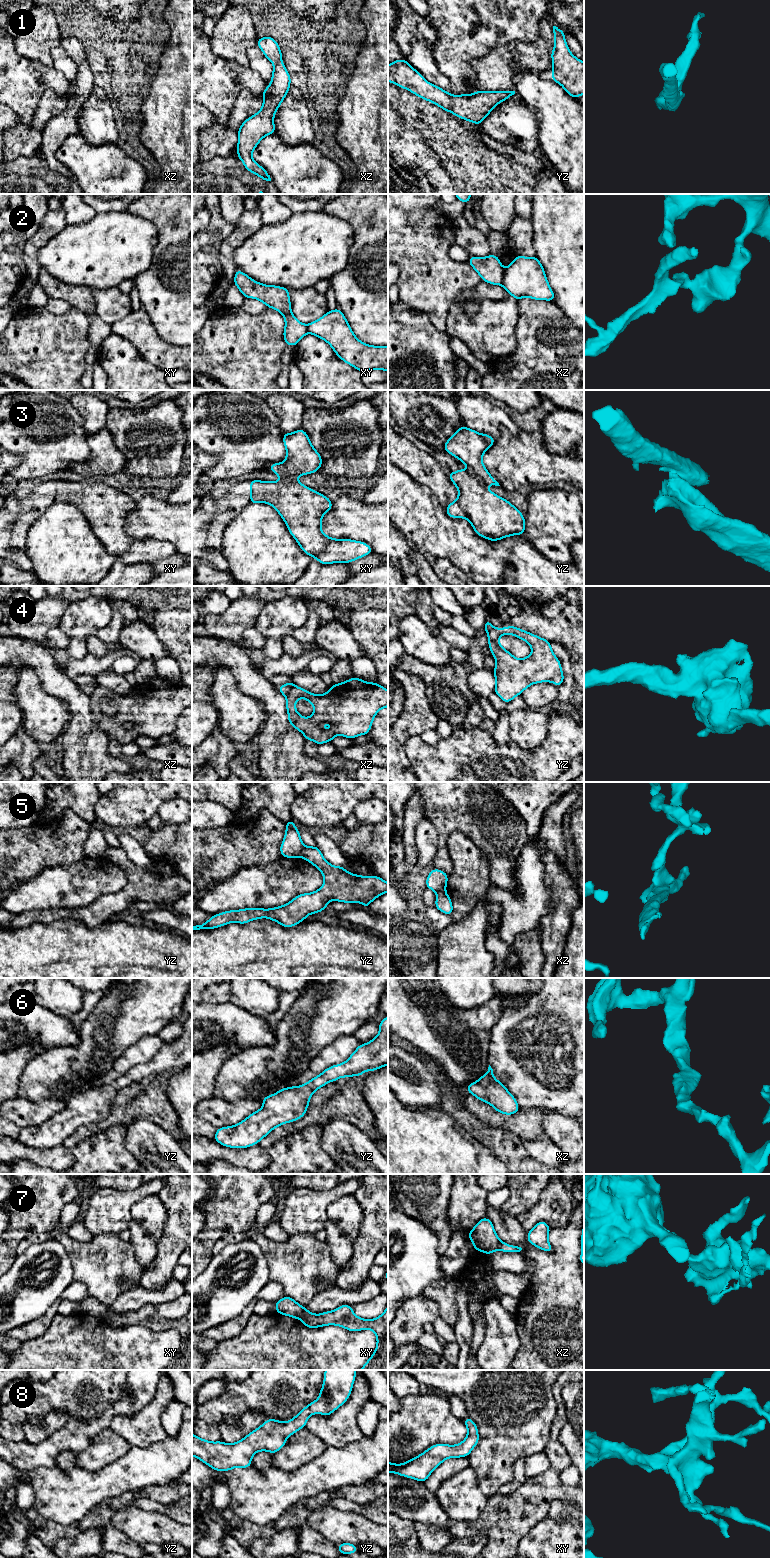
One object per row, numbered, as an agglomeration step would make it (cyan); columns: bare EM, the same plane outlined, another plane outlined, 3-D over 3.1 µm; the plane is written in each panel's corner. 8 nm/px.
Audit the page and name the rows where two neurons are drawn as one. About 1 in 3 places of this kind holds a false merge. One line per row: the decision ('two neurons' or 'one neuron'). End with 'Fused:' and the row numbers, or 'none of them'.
1: one neuron
2: two neurons
3: two neurons
4: two neurons
5: two neurons
6: one neuron
7: two neurons
8: one neuron
Fused: 2, 3, 4, 5, 7

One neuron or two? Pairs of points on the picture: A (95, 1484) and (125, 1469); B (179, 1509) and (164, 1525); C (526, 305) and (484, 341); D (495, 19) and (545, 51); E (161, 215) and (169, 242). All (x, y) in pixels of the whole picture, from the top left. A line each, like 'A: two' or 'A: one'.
A: one
B: two
C: two
D: two
E: one

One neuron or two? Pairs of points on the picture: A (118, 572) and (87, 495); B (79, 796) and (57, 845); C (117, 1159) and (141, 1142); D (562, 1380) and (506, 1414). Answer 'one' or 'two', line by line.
A: two
B: two
C: two
D: two

